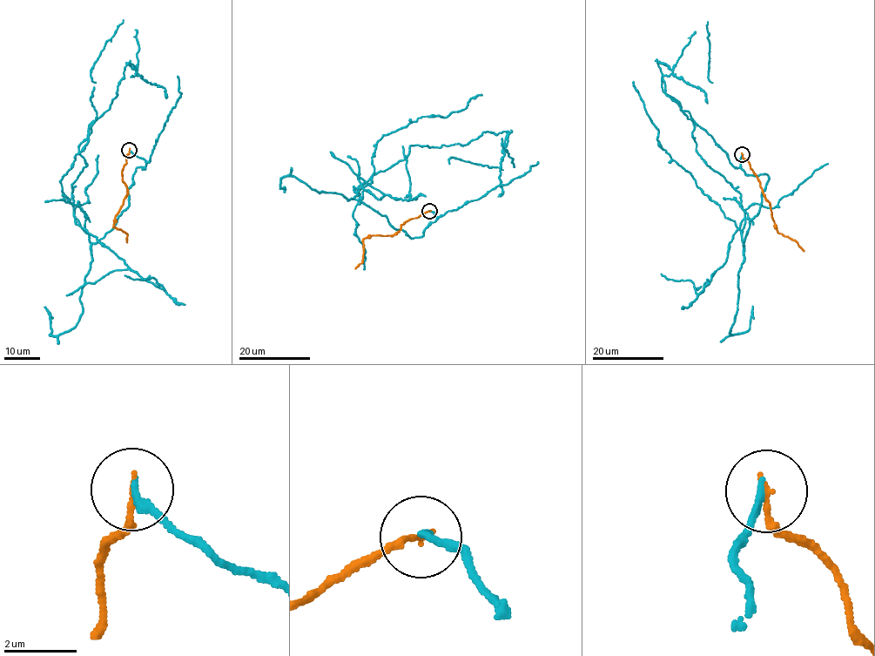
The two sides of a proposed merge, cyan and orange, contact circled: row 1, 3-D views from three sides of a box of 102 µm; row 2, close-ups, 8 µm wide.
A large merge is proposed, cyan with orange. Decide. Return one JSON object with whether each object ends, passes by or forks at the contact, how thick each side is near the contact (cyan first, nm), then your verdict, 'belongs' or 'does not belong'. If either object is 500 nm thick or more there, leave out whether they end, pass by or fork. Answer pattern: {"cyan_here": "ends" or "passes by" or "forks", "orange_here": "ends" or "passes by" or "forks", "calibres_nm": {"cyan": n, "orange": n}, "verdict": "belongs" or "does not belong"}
{"cyan_here": "ends", "orange_here": "ends", "calibres_nm": {"cyan": 220, "orange": 170}, "verdict": "does not belong"}

